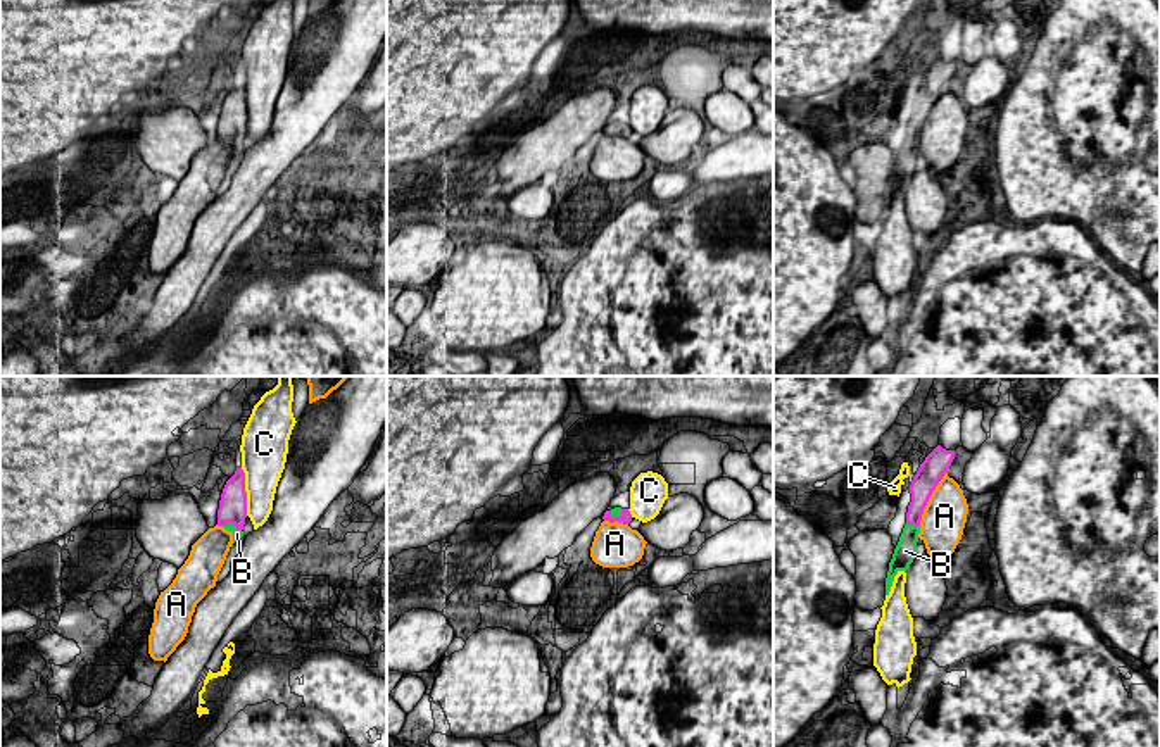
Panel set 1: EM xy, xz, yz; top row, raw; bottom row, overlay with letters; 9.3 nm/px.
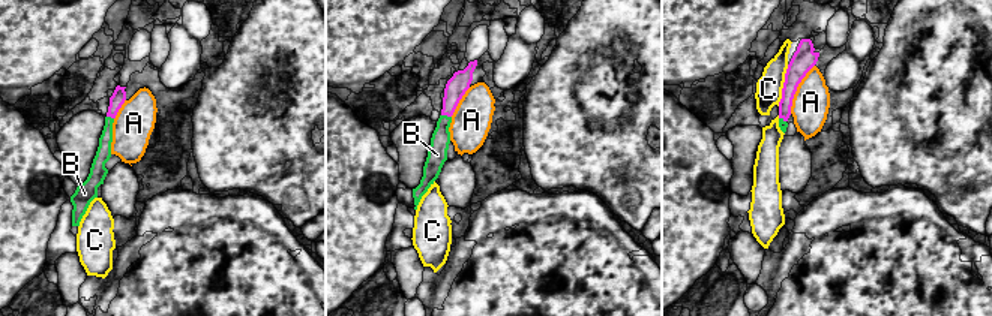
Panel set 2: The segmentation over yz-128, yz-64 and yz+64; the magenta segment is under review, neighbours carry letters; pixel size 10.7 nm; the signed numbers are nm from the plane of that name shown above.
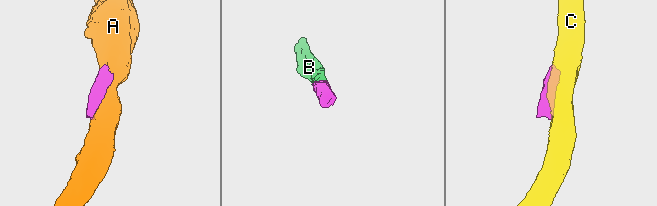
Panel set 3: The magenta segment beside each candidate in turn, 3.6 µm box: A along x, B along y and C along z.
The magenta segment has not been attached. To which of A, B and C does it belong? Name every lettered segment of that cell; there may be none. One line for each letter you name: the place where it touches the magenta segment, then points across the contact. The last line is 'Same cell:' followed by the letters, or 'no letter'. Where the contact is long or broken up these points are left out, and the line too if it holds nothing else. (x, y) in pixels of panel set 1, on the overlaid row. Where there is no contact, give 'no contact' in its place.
B: xy (232, 523) | across xy (232, 509), (232, 523), (237, 533)
Same cell: B

